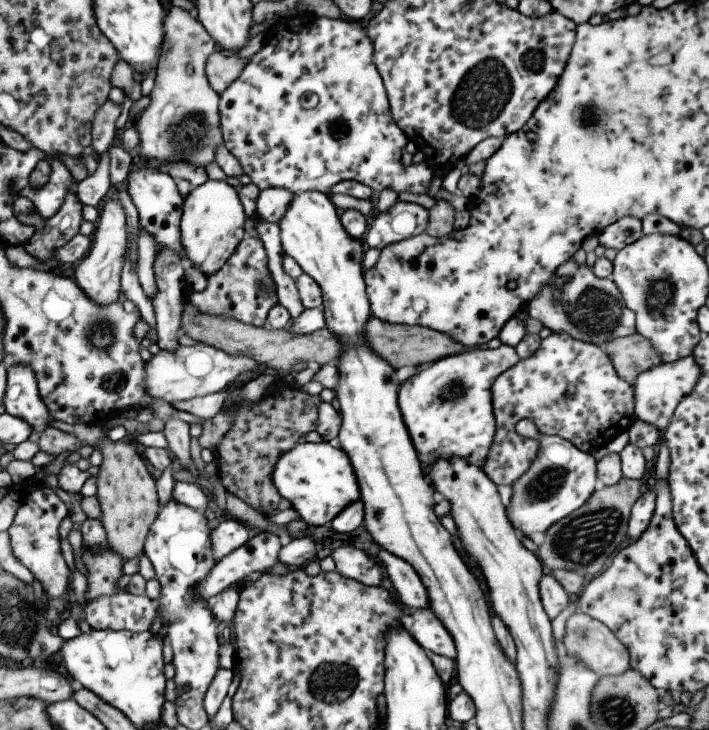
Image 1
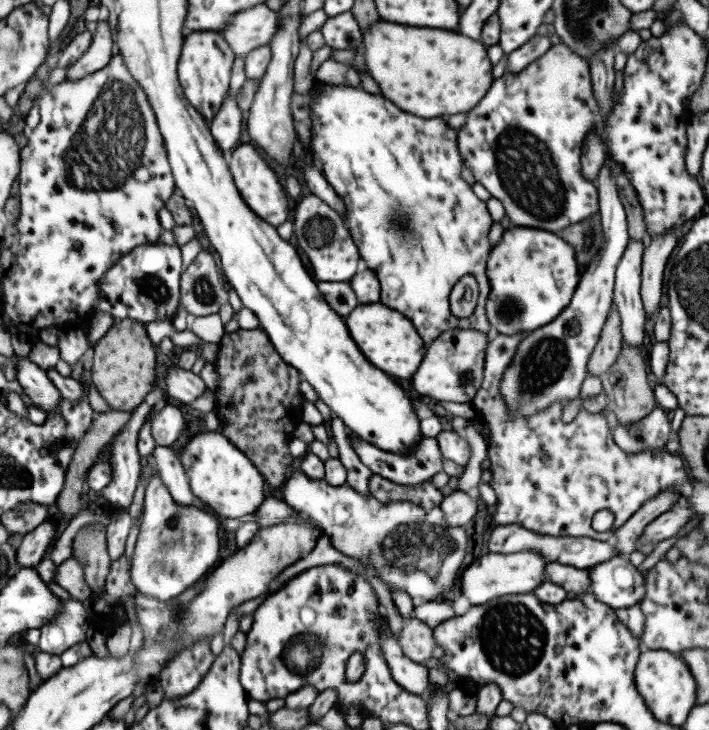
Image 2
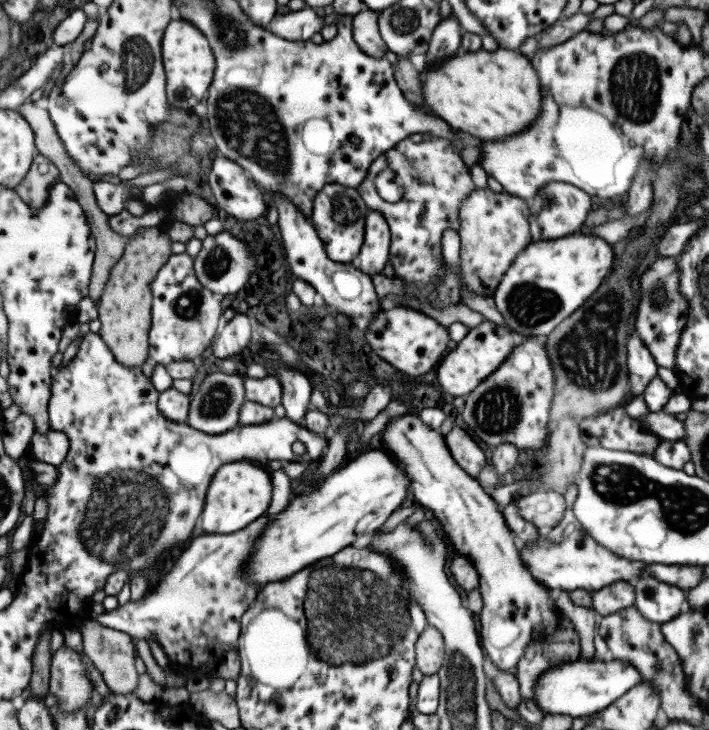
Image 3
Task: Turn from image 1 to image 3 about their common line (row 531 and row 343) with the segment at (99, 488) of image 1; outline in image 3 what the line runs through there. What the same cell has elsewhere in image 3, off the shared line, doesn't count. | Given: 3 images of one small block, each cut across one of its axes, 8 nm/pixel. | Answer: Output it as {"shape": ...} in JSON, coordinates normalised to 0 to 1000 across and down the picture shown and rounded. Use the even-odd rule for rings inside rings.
{"shape":[[[236,300],[227,308],[193,311],[188,321],[179,323],[182,332],[173,340],[171,353],[154,367],[154,378],[145,399],[133,415],[135,436],[141,441],[140,463],[154,477],[162,496],[179,504],[197,503],[205,493],[210,493],[210,478],[207,478],[213,419],[210,389],[224,367],[236,358],[236,352],[243,348],[240,327],[234,321],[234,312],[240,307],[241,301]]]}

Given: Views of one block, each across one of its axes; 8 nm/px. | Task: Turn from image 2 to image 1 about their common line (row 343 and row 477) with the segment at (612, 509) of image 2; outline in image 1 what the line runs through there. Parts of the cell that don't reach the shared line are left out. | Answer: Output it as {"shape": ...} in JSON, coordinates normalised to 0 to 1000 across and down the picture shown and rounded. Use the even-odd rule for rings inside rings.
{"shape":[[[776,456],[762,466],[760,477],[746,490],[731,493],[695,521],[691,537],[698,595],[678,644],[698,666],[724,663],[738,647],[743,647],[745,637],[755,630],[760,616],[757,601],[740,600],[726,592],[726,581],[732,575],[743,574],[752,578],[759,595],[786,596],[828,622],[853,612],[865,597],[882,592],[896,575],[893,529],[870,515],[862,493],[849,478],[838,471],[808,466],[800,458]]]}

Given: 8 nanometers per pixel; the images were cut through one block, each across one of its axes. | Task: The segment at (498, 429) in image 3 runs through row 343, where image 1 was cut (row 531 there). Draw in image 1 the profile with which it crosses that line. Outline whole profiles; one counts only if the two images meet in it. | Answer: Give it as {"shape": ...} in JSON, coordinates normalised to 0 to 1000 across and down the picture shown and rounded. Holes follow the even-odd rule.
{"shape":[[[757,596],[757,608],[760,616],[755,622],[755,630],[745,637],[743,647],[738,647],[724,663],[721,663],[721,678],[717,692],[711,695],[715,712],[729,727],[732,734],[759,738],[767,726],[772,726],[777,718],[795,707],[804,705],[814,699],[831,682],[831,678],[845,666],[839,655],[841,630],[835,622],[819,619],[811,614],[810,608],[800,605],[788,597]]]}

